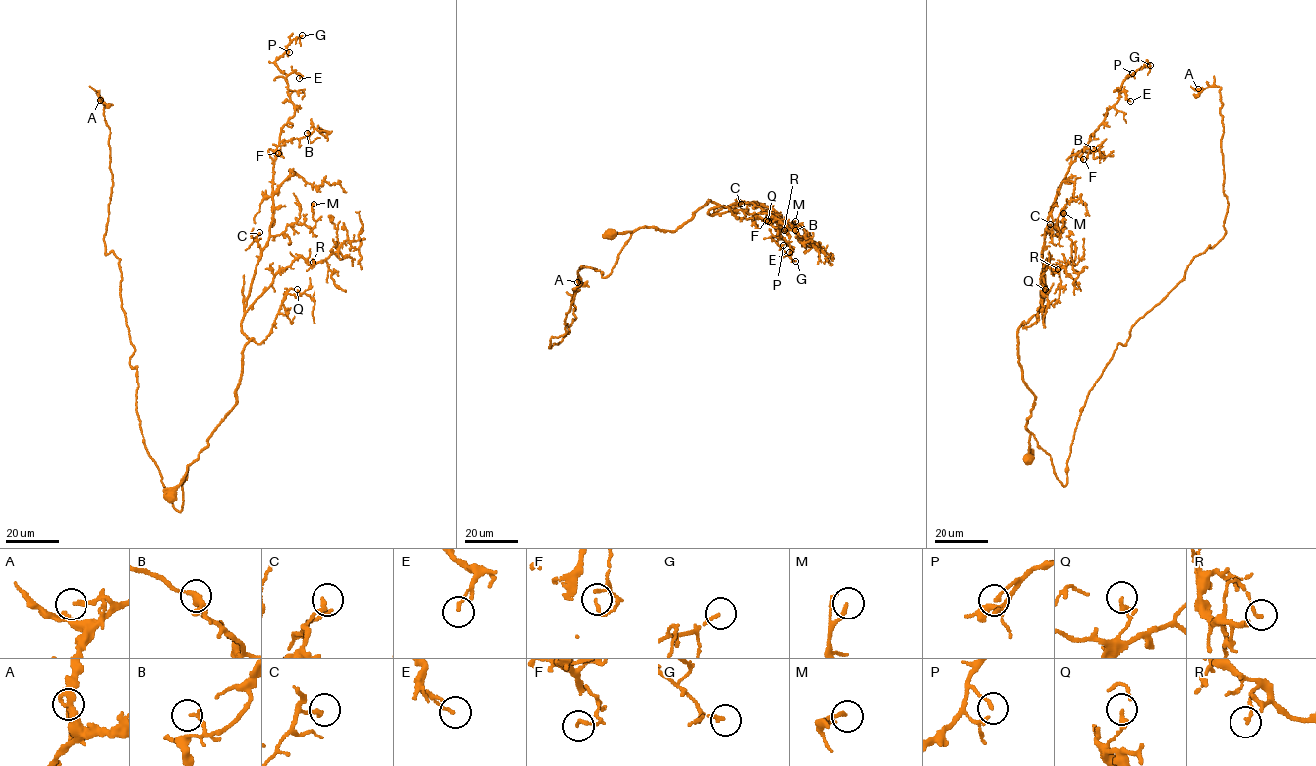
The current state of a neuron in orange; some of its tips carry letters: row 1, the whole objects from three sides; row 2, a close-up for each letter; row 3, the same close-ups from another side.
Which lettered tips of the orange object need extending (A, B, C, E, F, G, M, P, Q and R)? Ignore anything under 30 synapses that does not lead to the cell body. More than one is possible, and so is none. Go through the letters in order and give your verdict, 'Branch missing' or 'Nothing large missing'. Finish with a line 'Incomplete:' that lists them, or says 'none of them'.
A: Nothing large missing
B: Nothing large missing
C: Nothing large missing
E: Nothing large missing
F: Nothing large missing
G: Nothing large missing
M: Nothing large missing
P: Nothing large missing
Q: Nothing large missing
R: Nothing large missing
Incomplete: none of them

